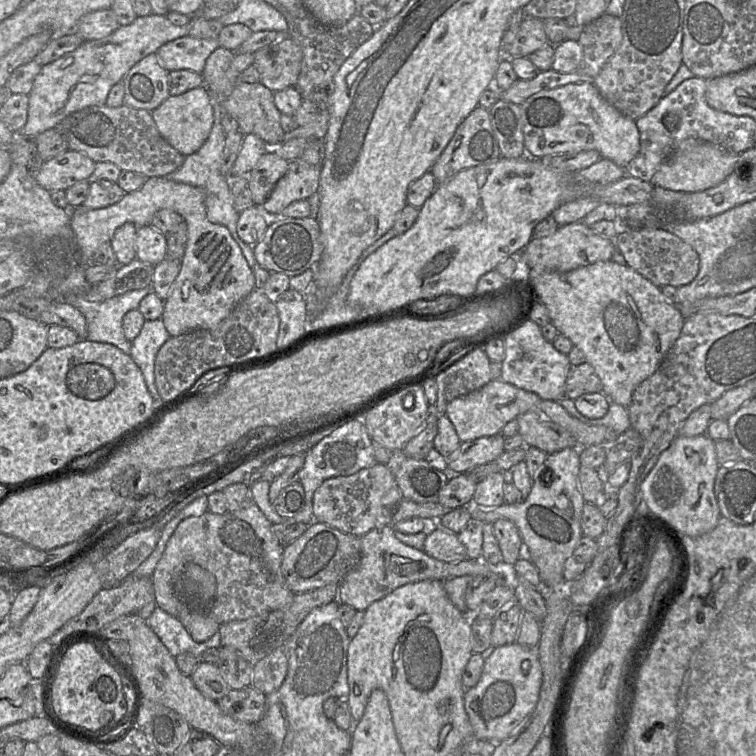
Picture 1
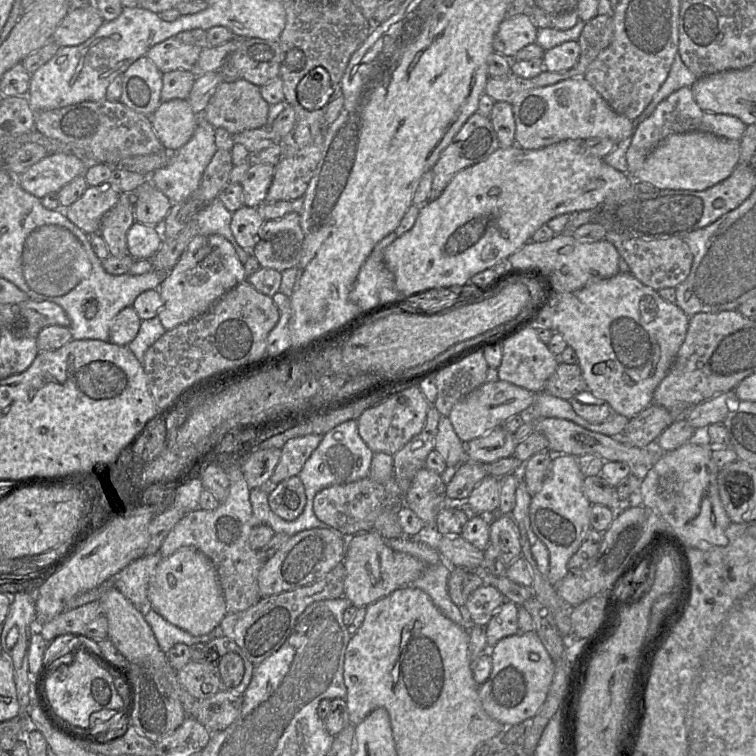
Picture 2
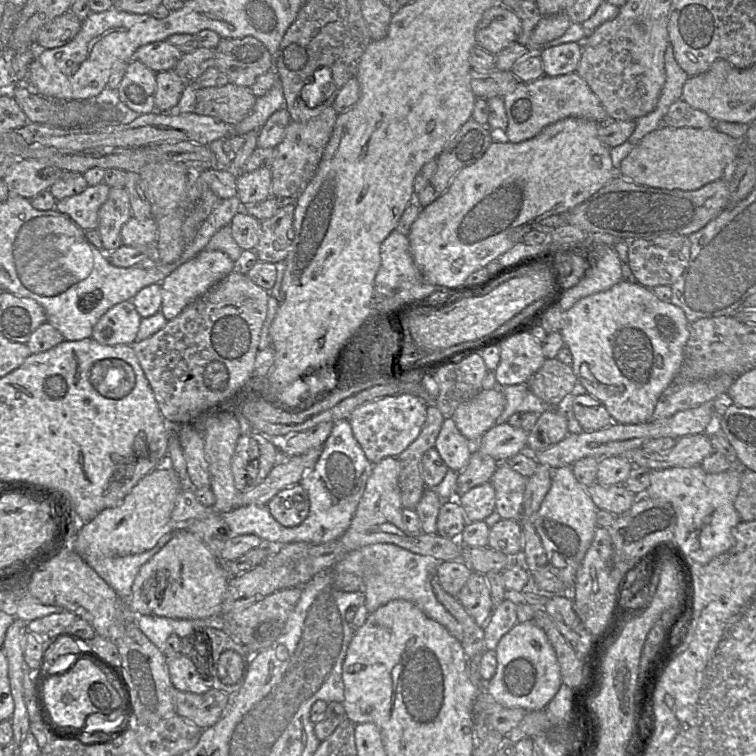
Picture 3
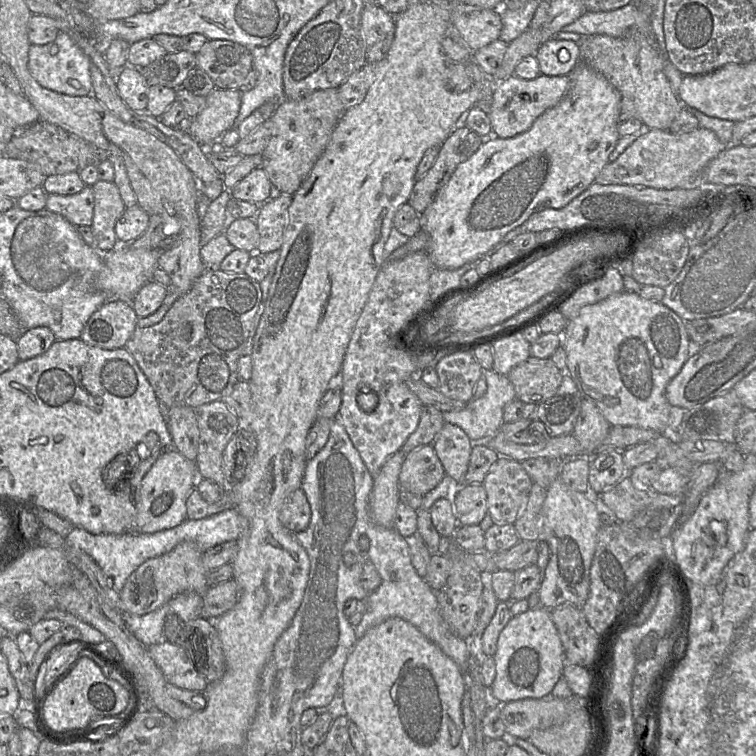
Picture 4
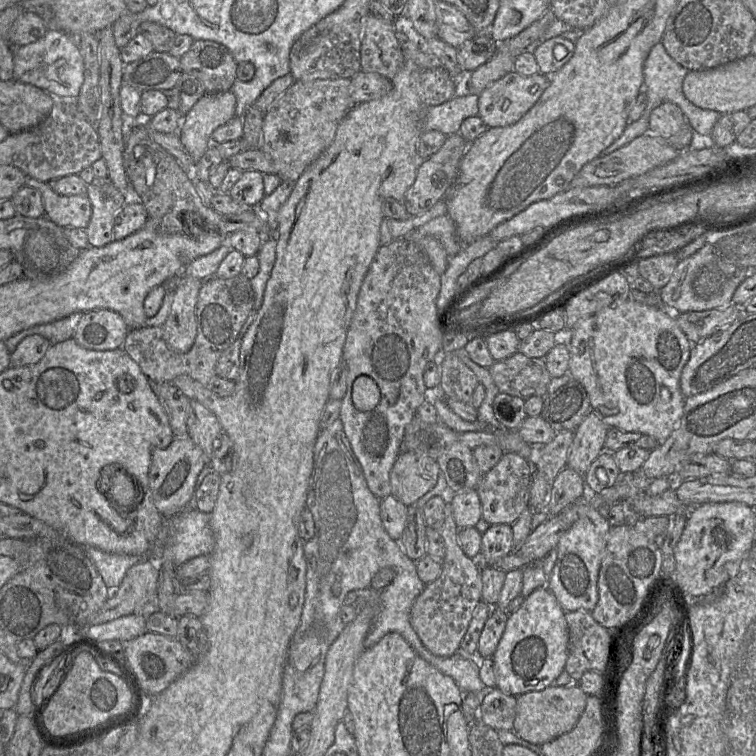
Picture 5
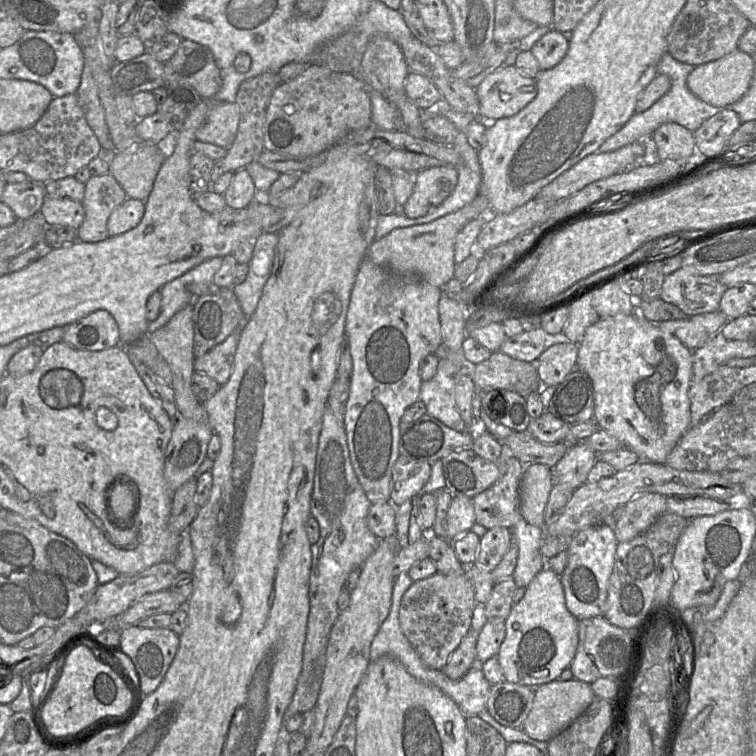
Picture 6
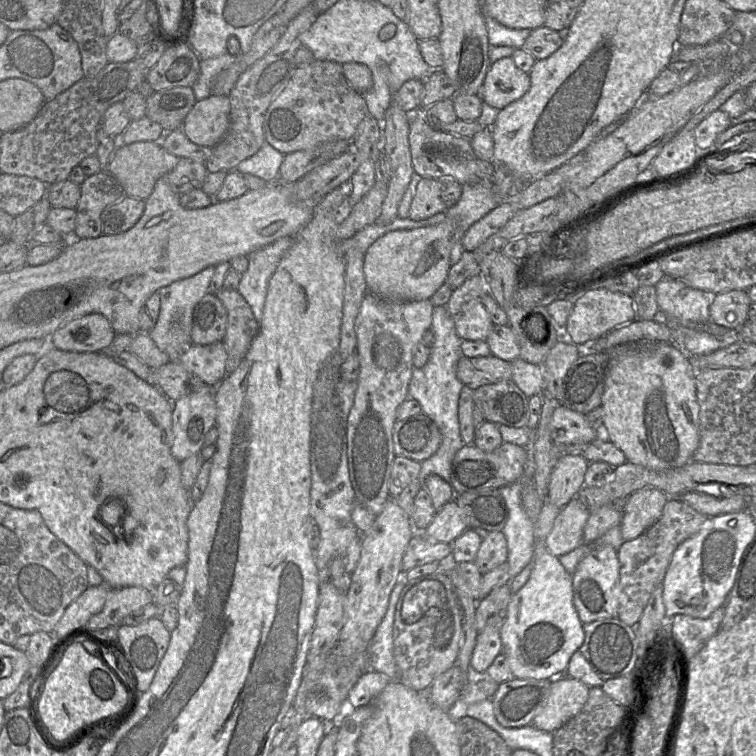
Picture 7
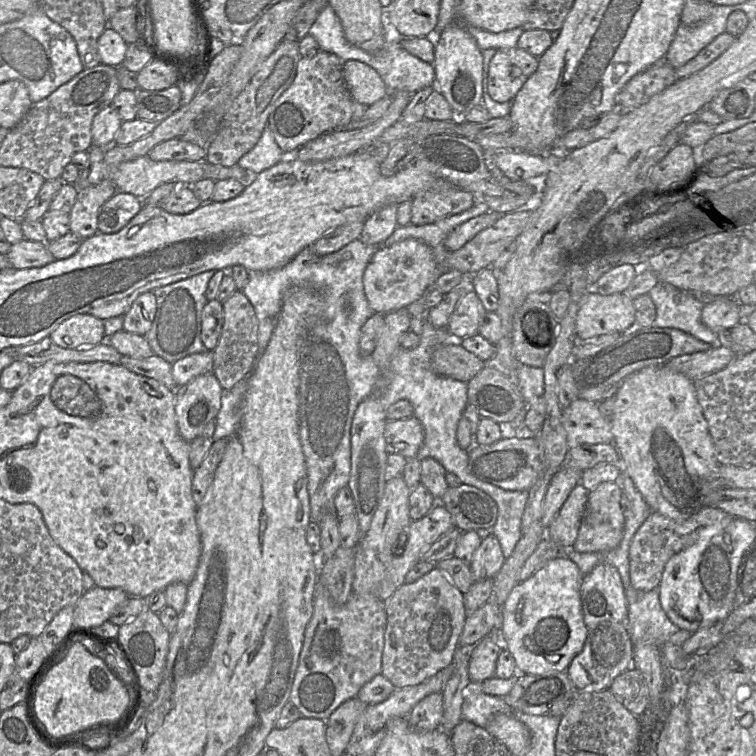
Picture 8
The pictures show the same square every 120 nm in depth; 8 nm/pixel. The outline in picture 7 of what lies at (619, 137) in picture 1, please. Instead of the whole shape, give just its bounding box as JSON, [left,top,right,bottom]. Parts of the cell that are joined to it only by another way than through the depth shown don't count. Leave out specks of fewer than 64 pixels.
[479,57,530,110]

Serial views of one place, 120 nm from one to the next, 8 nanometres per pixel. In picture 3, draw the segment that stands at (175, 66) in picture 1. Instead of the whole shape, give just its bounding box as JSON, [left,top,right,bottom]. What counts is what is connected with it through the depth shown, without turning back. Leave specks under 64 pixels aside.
[132,41,183,74]

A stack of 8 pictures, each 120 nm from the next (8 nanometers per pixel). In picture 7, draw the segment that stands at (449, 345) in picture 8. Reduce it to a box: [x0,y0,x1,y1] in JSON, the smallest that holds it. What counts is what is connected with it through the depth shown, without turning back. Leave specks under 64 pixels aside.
[457,354,511,390]

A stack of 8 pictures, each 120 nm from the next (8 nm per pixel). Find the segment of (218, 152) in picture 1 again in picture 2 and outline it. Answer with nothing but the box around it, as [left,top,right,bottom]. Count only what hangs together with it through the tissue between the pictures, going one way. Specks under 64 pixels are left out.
[149,117,250,264]

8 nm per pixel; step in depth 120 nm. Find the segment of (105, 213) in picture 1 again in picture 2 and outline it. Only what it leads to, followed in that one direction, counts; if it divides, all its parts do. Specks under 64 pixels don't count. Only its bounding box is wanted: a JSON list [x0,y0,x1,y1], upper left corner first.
[158,235,247,331]

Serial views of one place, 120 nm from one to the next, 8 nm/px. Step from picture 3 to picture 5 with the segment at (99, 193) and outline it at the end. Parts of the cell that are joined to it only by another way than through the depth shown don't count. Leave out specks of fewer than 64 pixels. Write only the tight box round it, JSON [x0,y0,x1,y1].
[24,177,92,229]

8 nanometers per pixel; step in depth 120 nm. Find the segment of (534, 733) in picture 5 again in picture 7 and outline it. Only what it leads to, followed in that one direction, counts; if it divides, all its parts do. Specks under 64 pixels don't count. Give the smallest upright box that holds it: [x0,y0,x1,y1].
[532,678,589,733]

